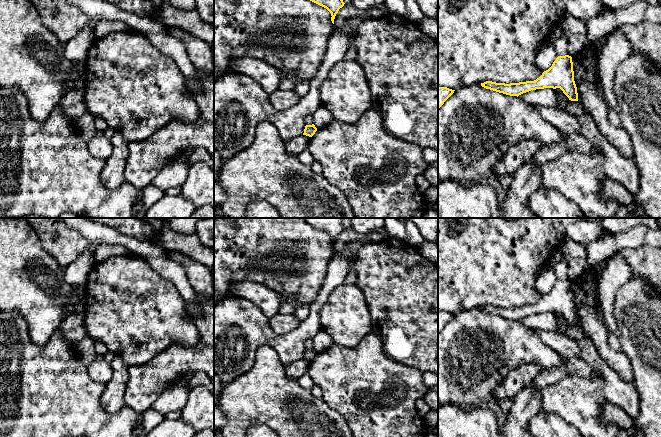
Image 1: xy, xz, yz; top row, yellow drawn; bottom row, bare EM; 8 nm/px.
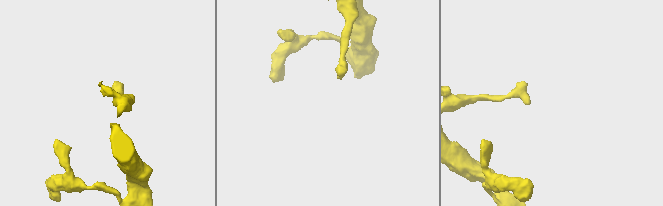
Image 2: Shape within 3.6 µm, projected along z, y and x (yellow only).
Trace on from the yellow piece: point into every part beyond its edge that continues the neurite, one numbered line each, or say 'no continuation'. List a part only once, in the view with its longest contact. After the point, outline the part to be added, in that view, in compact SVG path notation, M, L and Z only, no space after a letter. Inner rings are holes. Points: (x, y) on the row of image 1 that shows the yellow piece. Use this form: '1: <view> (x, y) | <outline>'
no continuation

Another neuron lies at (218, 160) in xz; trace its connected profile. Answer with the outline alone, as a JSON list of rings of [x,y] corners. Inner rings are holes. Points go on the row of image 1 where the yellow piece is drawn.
[[[214,148],[214,183],[217,181],[222,161],[223,160],[220,157],[220,153]]]

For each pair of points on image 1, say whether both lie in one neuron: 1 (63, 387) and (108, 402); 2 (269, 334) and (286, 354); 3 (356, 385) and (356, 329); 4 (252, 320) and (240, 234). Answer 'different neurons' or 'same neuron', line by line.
1: different neurons
2: same neuron
3: different neurons
4: different neurons

